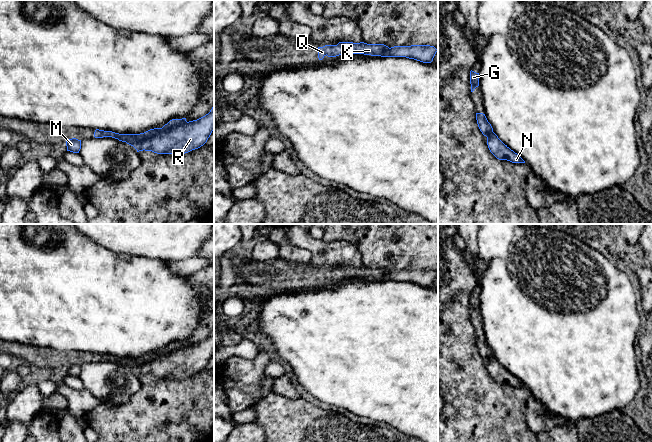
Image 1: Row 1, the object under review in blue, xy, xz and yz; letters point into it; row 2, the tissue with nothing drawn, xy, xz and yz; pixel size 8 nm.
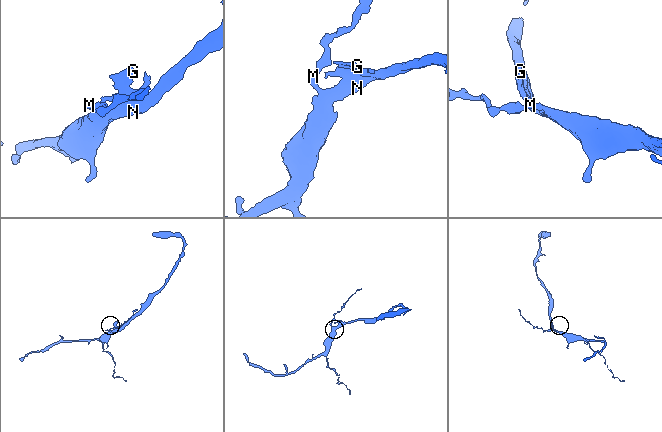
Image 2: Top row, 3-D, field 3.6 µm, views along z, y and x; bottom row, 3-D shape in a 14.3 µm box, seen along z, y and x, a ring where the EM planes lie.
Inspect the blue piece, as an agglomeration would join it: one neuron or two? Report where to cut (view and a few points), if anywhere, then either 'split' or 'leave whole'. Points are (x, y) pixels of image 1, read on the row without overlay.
cut in xy along (186, 345), (154, 358), (146, 359), (134, 371); split

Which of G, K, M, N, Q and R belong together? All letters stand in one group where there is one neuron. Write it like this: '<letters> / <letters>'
G K Q / M N R

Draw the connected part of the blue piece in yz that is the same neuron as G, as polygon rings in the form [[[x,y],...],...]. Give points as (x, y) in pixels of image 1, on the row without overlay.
[[[470,295],[470,308],[471,308],[471,316],[474,315],[476,311],[479,310],[479,297],[474,295]]]

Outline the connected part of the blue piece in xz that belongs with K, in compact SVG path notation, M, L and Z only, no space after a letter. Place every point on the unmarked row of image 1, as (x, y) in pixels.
M339 266L337 269L325 269L318 271L318 282L322 284L326 279L336 281L343 278L364 278L371 280L380 280L389 273L384 268L367 268L364 266Z

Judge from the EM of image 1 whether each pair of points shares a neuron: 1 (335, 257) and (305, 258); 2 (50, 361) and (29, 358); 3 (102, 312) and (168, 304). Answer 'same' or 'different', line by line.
1: different
2: same
3: same

